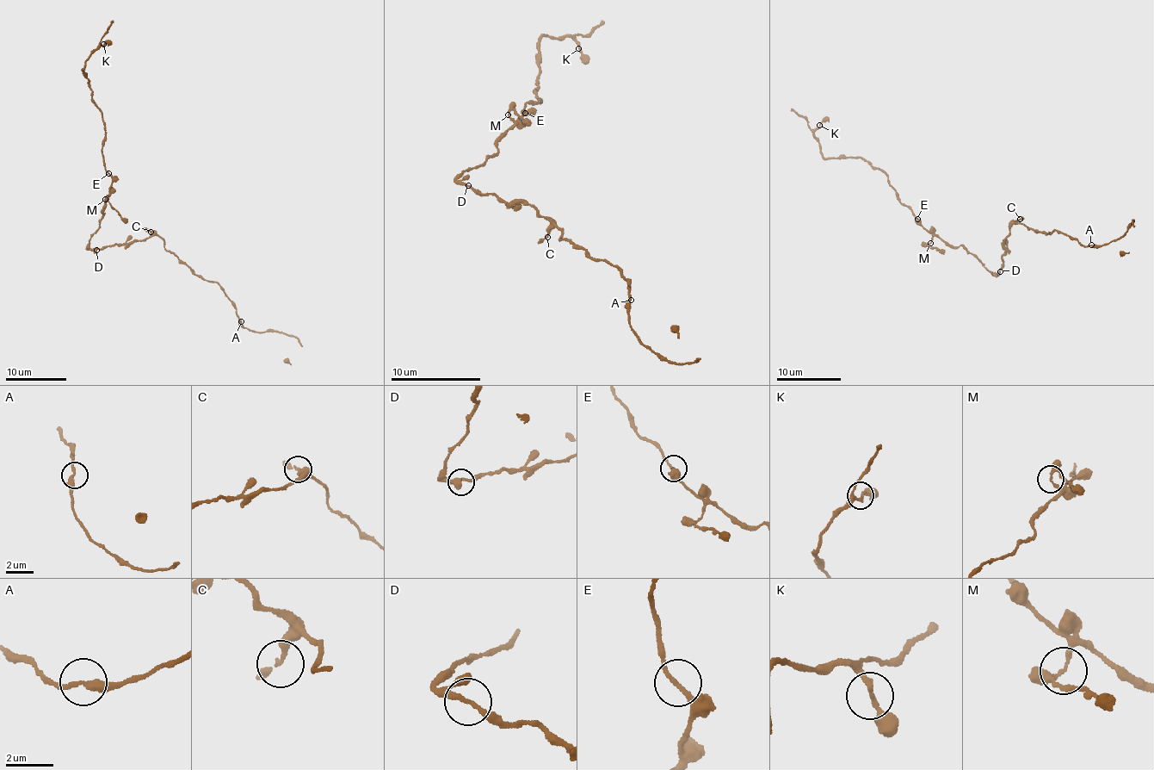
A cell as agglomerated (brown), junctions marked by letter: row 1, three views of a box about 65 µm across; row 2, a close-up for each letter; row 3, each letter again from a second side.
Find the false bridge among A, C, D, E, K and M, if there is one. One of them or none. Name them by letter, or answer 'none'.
none

